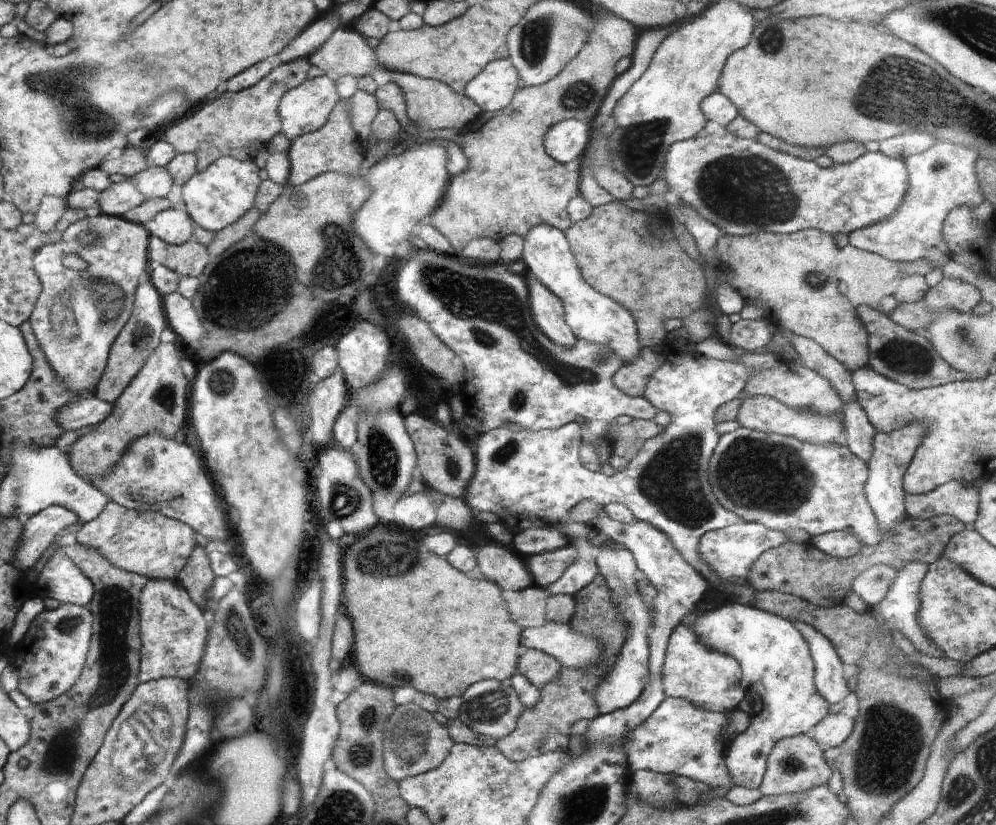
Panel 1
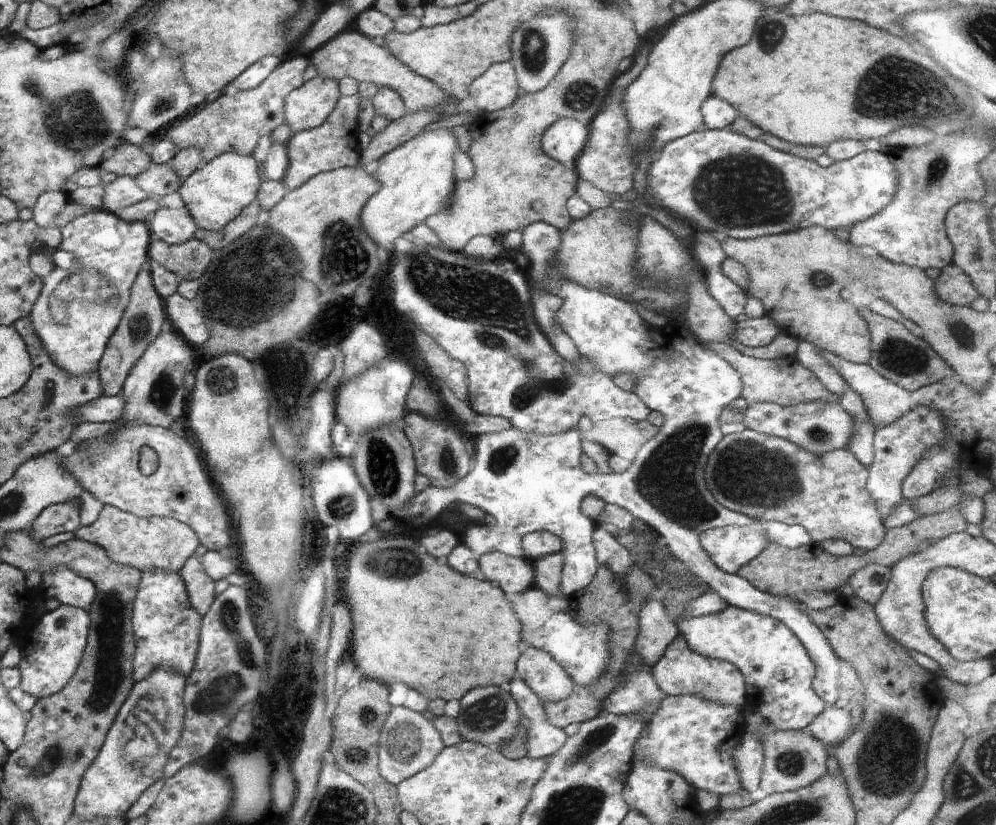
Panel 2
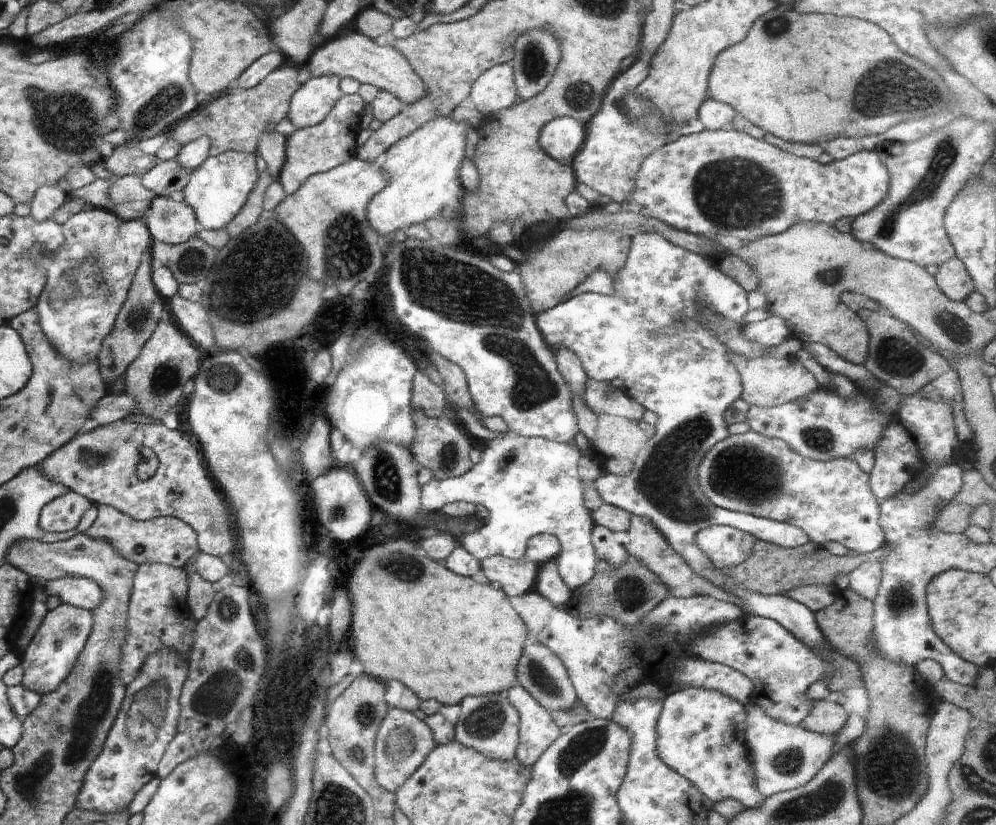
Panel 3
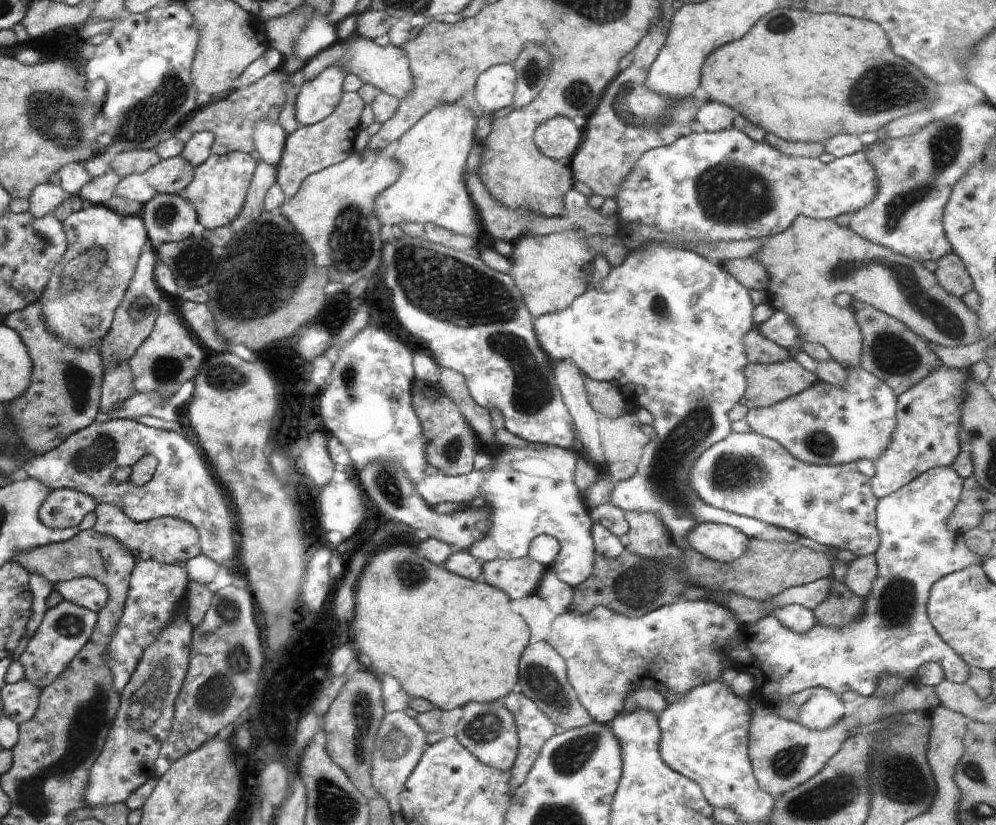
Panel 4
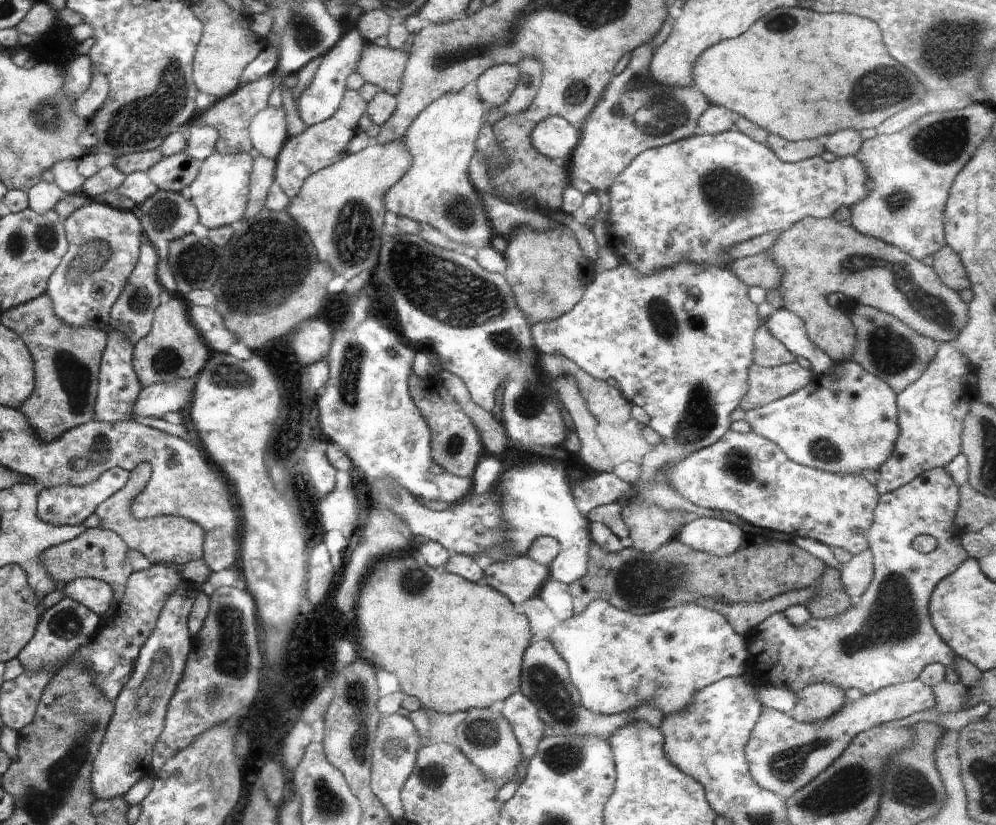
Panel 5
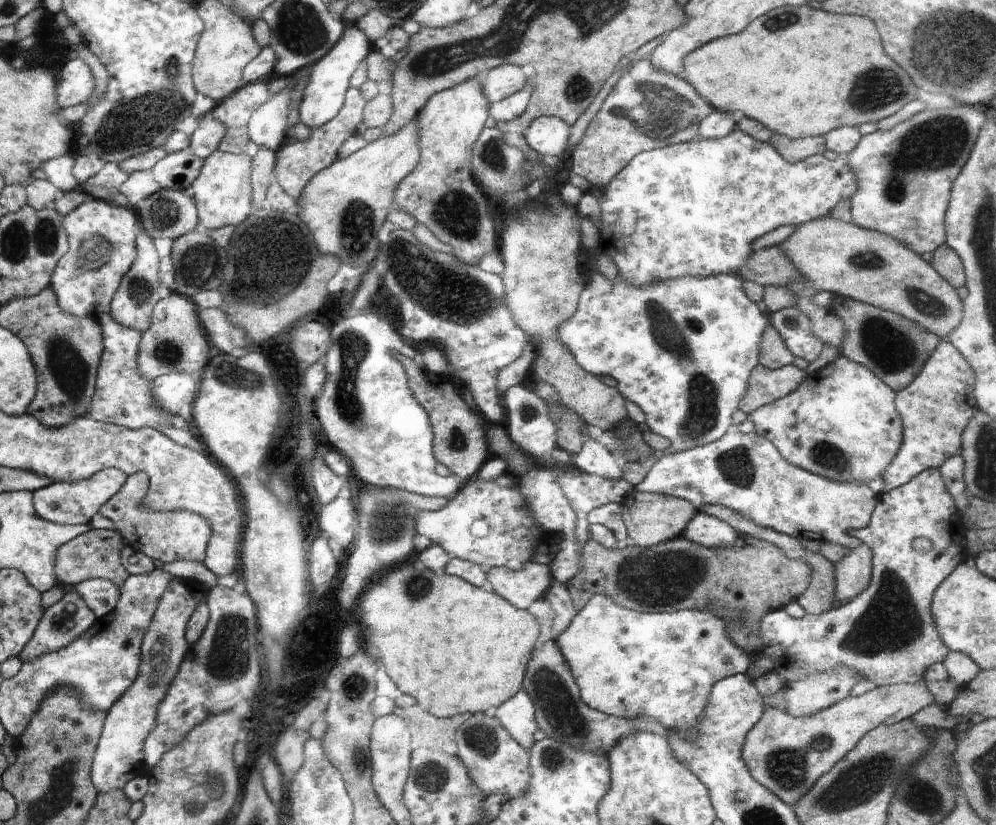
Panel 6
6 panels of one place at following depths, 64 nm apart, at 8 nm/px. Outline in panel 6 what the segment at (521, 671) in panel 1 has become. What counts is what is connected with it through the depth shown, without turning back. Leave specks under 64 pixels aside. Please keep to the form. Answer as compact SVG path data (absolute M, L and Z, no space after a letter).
M554 640L544 643L542 648L532 652L532 658L526 666L524 688L522 689L534 704L537 726L546 734L546 737L556 739L557 742L567 742L567 746L572 746L577 750L590 753L600 752L607 758L615 744L620 743L623 739L637 733L661 732L662 729L661 725L647 717L620 719L584 705L571 669Z

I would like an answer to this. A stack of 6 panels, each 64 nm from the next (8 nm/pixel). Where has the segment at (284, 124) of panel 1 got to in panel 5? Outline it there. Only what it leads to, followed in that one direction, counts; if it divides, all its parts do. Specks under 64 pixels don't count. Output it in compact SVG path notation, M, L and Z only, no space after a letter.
M354 6L348 8L345 21L347 27L341 40L322 58L311 84L302 92L298 100L298 110L300 119L307 127L318 125L329 120L340 109L344 94L347 90L347 77L353 74L358 67L360 56L362 55L366 40L360 35L357 28L357 21L362 12Z

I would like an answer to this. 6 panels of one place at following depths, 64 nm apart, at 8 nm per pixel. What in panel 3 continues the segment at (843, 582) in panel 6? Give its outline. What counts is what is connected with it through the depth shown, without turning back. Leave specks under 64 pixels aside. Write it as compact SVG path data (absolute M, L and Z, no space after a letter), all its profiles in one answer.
M866 560L857 566L850 574L849 587L862 598L874 602L878 588L882 584L882 566L876 560Z

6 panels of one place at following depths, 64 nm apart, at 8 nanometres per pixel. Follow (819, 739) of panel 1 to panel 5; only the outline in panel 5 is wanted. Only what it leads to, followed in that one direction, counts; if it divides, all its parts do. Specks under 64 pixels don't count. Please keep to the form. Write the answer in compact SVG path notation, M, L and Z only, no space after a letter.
M826 682L810 684L794 692L799 700L790 714L799 722L825 722L830 716L837 714L848 702L847 690Z

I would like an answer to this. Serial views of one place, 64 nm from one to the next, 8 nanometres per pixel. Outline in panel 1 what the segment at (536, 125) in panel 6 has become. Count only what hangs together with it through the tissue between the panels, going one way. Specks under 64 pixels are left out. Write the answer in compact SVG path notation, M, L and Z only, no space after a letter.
M564 119L546 132L544 148L554 160L568 164L576 158L583 158L588 150L590 132L591 125L580 119Z

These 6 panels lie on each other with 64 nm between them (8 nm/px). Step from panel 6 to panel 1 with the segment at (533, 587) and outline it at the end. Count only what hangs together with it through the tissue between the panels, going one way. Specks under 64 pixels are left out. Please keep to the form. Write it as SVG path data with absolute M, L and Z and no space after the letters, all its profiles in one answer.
M488 542L475 549L480 572L502 590L520 591L532 586L533 577L524 562L509 546Z

